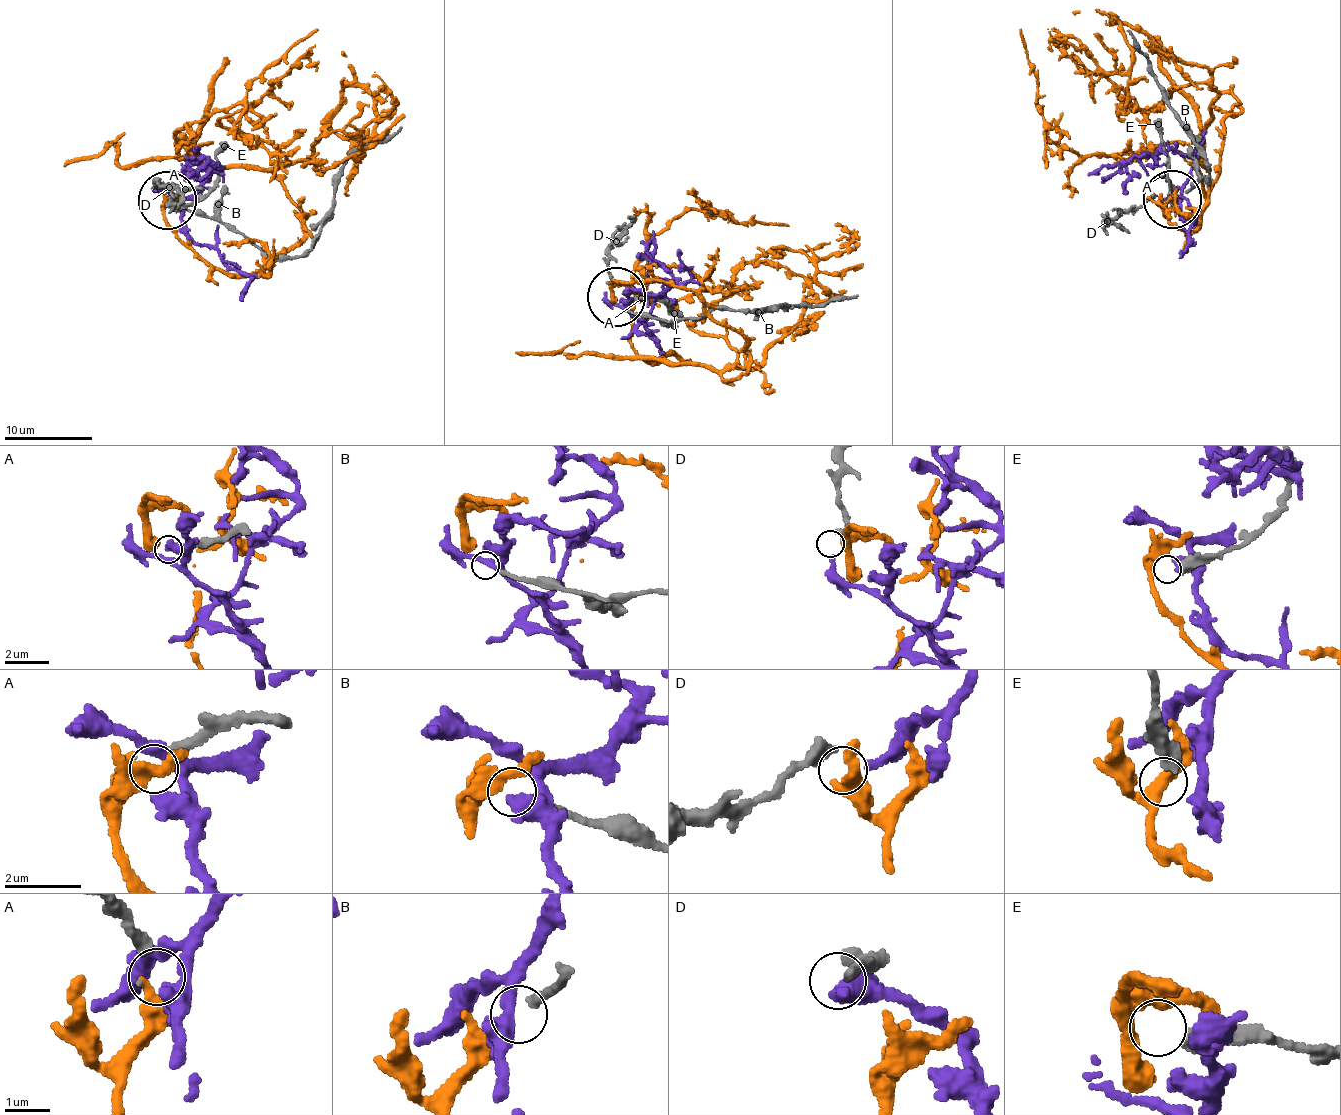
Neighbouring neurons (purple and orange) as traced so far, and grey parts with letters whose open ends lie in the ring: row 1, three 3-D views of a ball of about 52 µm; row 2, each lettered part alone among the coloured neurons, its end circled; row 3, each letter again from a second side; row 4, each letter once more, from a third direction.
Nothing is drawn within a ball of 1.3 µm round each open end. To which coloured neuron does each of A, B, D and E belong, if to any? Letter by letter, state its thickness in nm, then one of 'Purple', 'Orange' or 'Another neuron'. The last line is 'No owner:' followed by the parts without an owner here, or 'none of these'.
A: Thickness 280 nm. Orange
B: Thickness 200 nm. Another neuron
D: Thickness 380 nm. Purple
E: Thickness 440 nm. Another neuron
No owner: B, E

